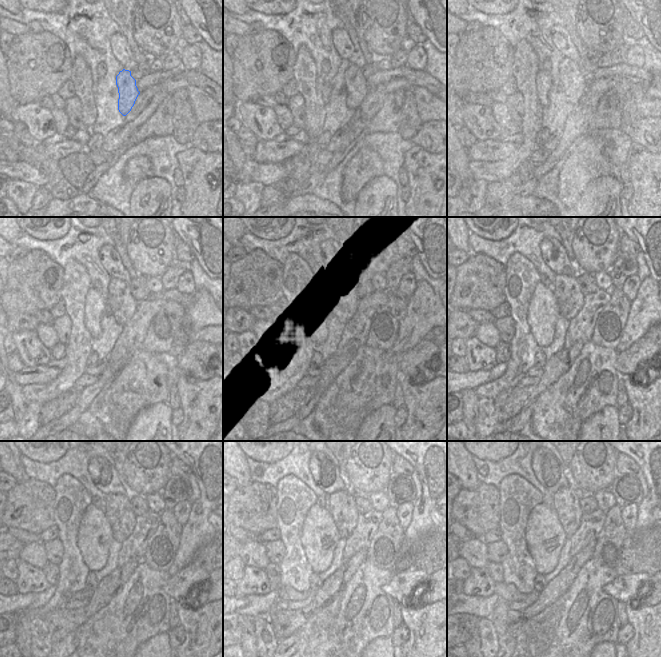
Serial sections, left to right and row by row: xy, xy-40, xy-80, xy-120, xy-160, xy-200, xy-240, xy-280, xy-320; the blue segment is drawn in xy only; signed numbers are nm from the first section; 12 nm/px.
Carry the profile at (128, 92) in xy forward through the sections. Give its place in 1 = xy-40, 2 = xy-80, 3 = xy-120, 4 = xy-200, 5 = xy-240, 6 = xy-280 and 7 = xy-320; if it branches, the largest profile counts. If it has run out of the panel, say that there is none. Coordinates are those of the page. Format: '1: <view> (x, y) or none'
1: xy-40 (356, 87)
2: xy-80 (574, 84)
3: xy-120 (120, 303)
4: xy-200 (569, 298)
5: xy-240 (118, 509)
6: xy-280 (341, 505)
7: xy-320 (566, 504)

